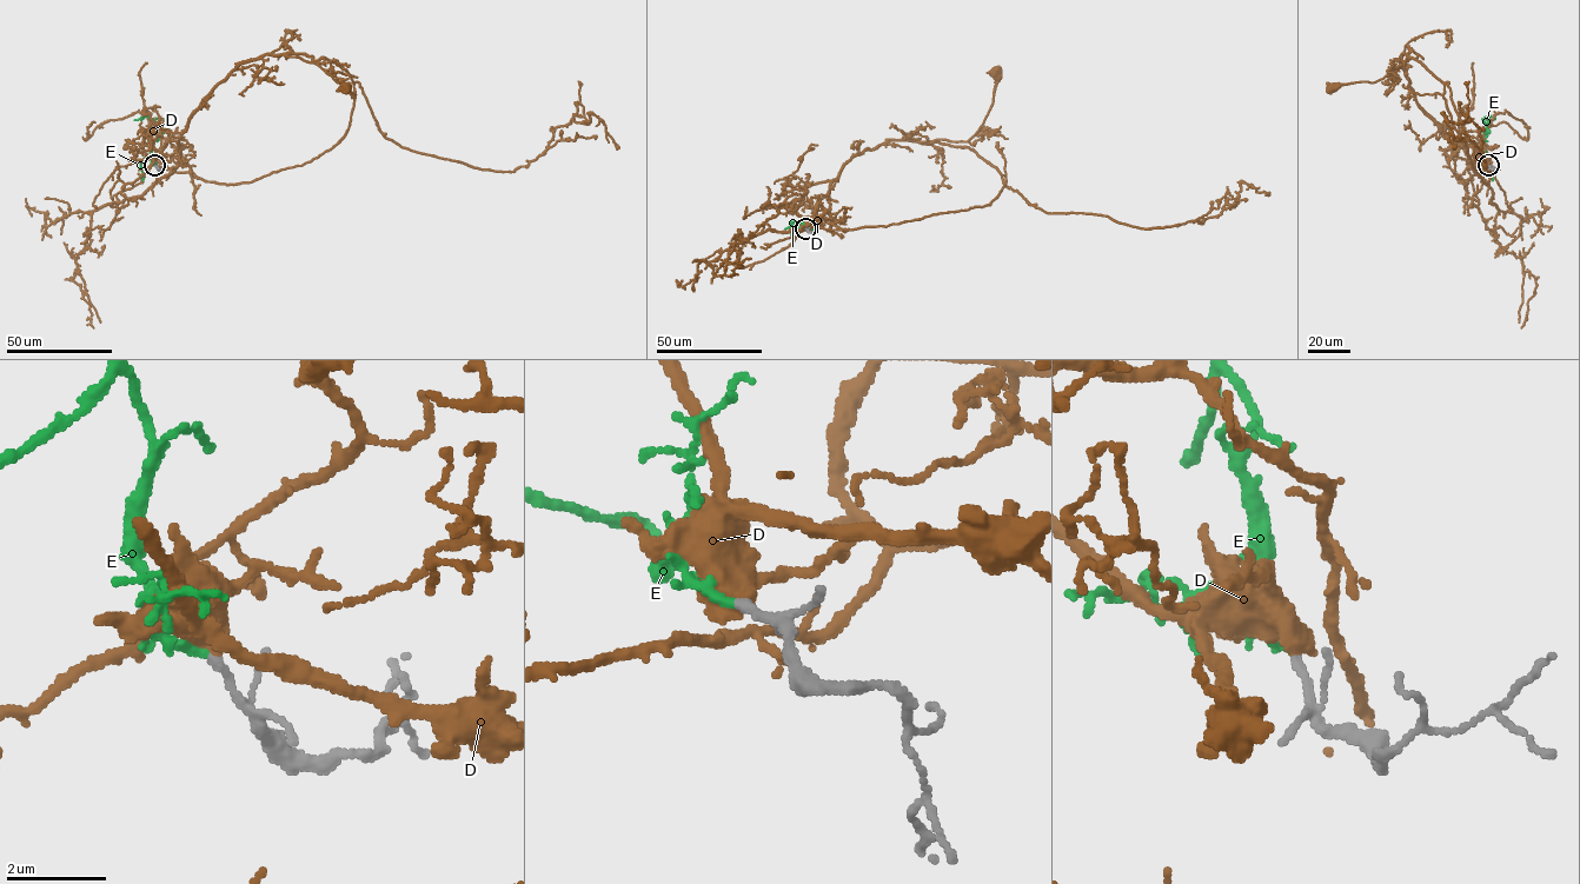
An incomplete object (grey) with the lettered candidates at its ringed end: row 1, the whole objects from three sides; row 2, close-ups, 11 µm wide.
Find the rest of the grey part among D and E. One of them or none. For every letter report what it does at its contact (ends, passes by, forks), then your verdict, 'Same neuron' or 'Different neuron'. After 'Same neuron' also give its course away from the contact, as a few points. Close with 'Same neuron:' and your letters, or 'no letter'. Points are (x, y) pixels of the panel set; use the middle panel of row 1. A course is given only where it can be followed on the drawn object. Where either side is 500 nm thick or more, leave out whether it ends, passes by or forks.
D: It passes by. Different neuron
E: It ends there. Same neuron. Its course: (805, 228), (802, 225), (811, 226), (784, 228)
Same neuron: E

